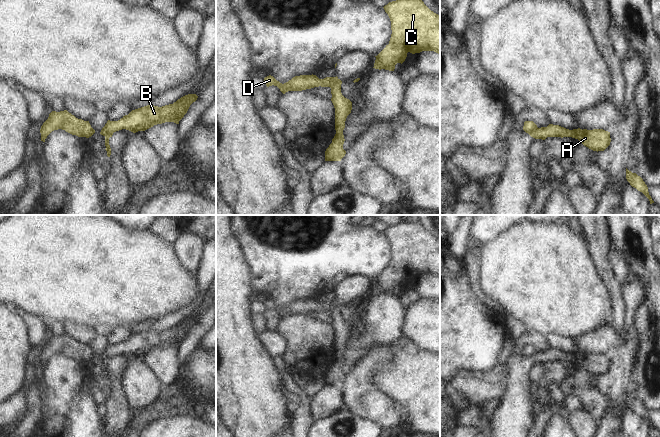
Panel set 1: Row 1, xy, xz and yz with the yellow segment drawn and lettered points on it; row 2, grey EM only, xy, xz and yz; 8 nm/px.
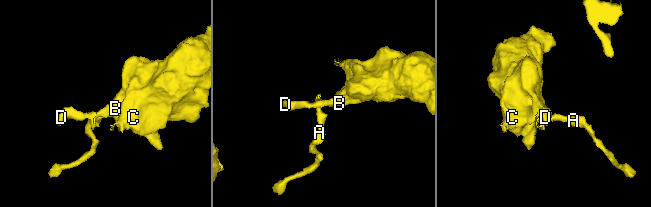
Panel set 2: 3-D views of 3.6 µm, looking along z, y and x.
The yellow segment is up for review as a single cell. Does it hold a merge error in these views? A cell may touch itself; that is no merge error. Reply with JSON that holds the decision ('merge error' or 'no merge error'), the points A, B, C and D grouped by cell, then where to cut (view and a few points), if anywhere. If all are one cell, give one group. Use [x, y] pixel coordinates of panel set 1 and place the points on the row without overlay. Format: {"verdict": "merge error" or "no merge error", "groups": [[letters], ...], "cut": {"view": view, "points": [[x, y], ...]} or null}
{"verdict": "merge error", "groups": [["A"], ["B", "C", "D"]], "cut": {"view": "xz", "points": [[336, 300], [338, 304], [330, 311]]}}

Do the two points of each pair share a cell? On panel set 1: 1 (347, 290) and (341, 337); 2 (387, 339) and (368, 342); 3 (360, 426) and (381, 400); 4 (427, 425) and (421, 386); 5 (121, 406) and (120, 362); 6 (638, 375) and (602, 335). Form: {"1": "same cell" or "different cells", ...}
{"1": "same cell", "2": "same cell", "3": "different cells", "4": "same cell", "5": "same cell", "6": "different cells"}

